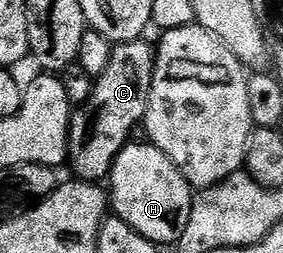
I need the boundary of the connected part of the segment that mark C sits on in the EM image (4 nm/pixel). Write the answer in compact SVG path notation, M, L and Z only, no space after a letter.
M142 38L140 40L128 40L127 42L123 42L122 44L113 44L112 52L110 54L110 62L107 63L107 68L103 70L101 74L99 74L93 81L93 89L91 90L91 98L85 104L76 105L72 109L71 115L69 117L69 154L67 157L68 167L73 167L72 175L79 180L87 180L90 182L101 182L112 173L113 163L115 162L115 158L125 149L125 145L130 143L133 131L138 131L139 125L144 121L145 111L147 110L147 106L149 105L149 87L151 86L151 82L153 81L153 67L155 66L155 62L157 61L157 53L155 51L154 45L152 43L148 44L148 39Z

